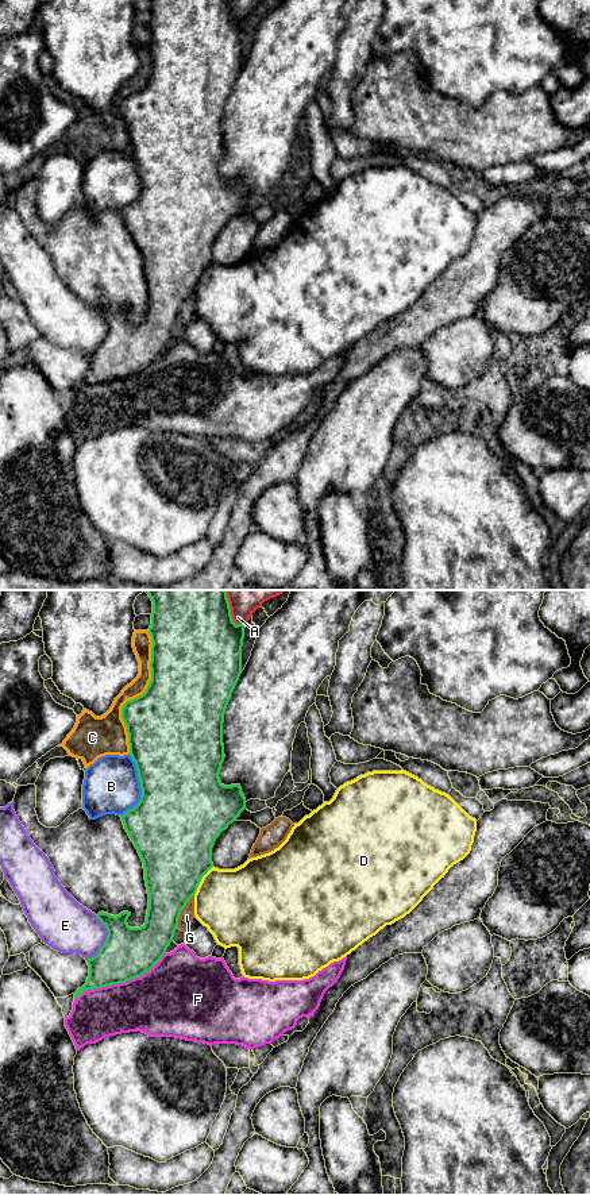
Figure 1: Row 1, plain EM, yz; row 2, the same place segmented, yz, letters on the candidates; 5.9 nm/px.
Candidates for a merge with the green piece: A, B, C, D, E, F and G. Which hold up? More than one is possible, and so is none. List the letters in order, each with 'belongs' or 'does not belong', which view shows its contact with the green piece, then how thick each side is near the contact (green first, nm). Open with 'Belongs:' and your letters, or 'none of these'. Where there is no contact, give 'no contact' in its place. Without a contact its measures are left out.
Belongs: none of these
A: does not belong; contact in yz; calibres 500 and 110 nm
B: does not belong; contact in yz; calibres 480 and 340 nm
C: does not belong; contact in yz; calibres 500 and 160 nm
D: does not belong; contact in yz; calibres 440 and 420 nm
E: does not belong; contact in yz; calibres 300 and 300 nm
F: does not belong; contact in yz; calibres 300 and 360 nm
G: does not belong; contact in yz; calibres 360 and 90 nm

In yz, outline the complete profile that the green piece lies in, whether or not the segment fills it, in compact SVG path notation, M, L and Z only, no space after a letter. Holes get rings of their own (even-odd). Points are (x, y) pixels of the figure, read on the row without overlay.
M153 0L151 20L151 76L146 86L127 96L122 113L127 122L130 150L135 157L142 190L136 201L122 212L126 227L143 257L149 289L146 317L140 323L127 319L131 308L119 311L99 308L108 331L99 348L88 354L86 378L74 388L76 394L86 385L126 378L150 366L166 348L173 336L178 313L196 289L203 271L213 262L212 243L216 234L246 204L240 180L224 181L219 169L224 157L223 117L231 89L242 69L242 42L247 18L235 19L230 0Z

